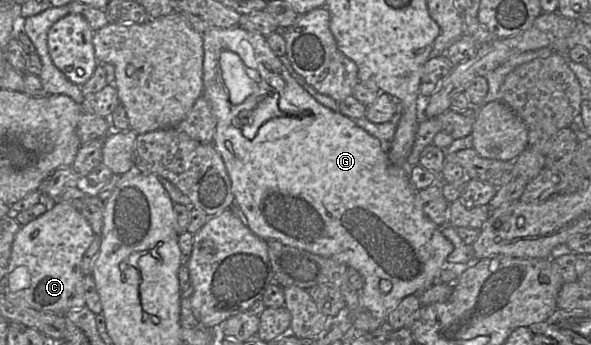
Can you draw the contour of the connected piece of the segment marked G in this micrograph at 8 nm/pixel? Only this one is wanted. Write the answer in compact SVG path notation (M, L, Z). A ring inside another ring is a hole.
M240 26L233 28L214 28L206 31L203 35L203 96L209 102L212 113L216 118L216 131L214 135L214 145L220 153L229 178L231 180L231 189L234 195L234 203L242 210L246 224L249 229L260 239L264 241L276 240L284 245L295 247L310 253L331 259L338 263L342 263L348 267L356 269L364 278L364 286L359 291L359 298L362 306L364 306L374 318L378 320L387 320L388 314L408 295L418 294L438 282L438 277L443 270L443 265L447 257L453 251L454 247L440 231L437 226L423 212L421 201L418 197L418 191L411 182L411 174L403 167L393 164L388 153L381 148L380 141L367 133L365 130L357 126L354 121L340 112L334 112L317 102L302 86L300 86L289 72L283 66L279 58L271 50L267 43L266 37L259 33L248 31ZM228 50L236 53L242 59L247 74L251 79L255 79L255 75L261 80L265 80L279 94L279 108L287 114L268 121L261 126L252 140L247 139L242 134L242 116L246 115L245 103L248 98L239 105L233 105L229 99L229 93L222 84L221 69L219 58L222 51ZM388 280L391 283L391 289L387 293L380 291L380 281Z

